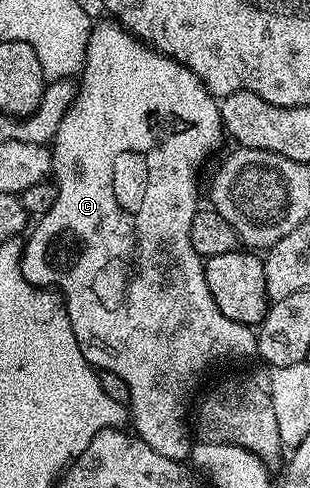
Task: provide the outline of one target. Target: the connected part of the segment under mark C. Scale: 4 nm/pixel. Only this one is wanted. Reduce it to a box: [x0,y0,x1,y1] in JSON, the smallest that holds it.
[21,18,257,462]

